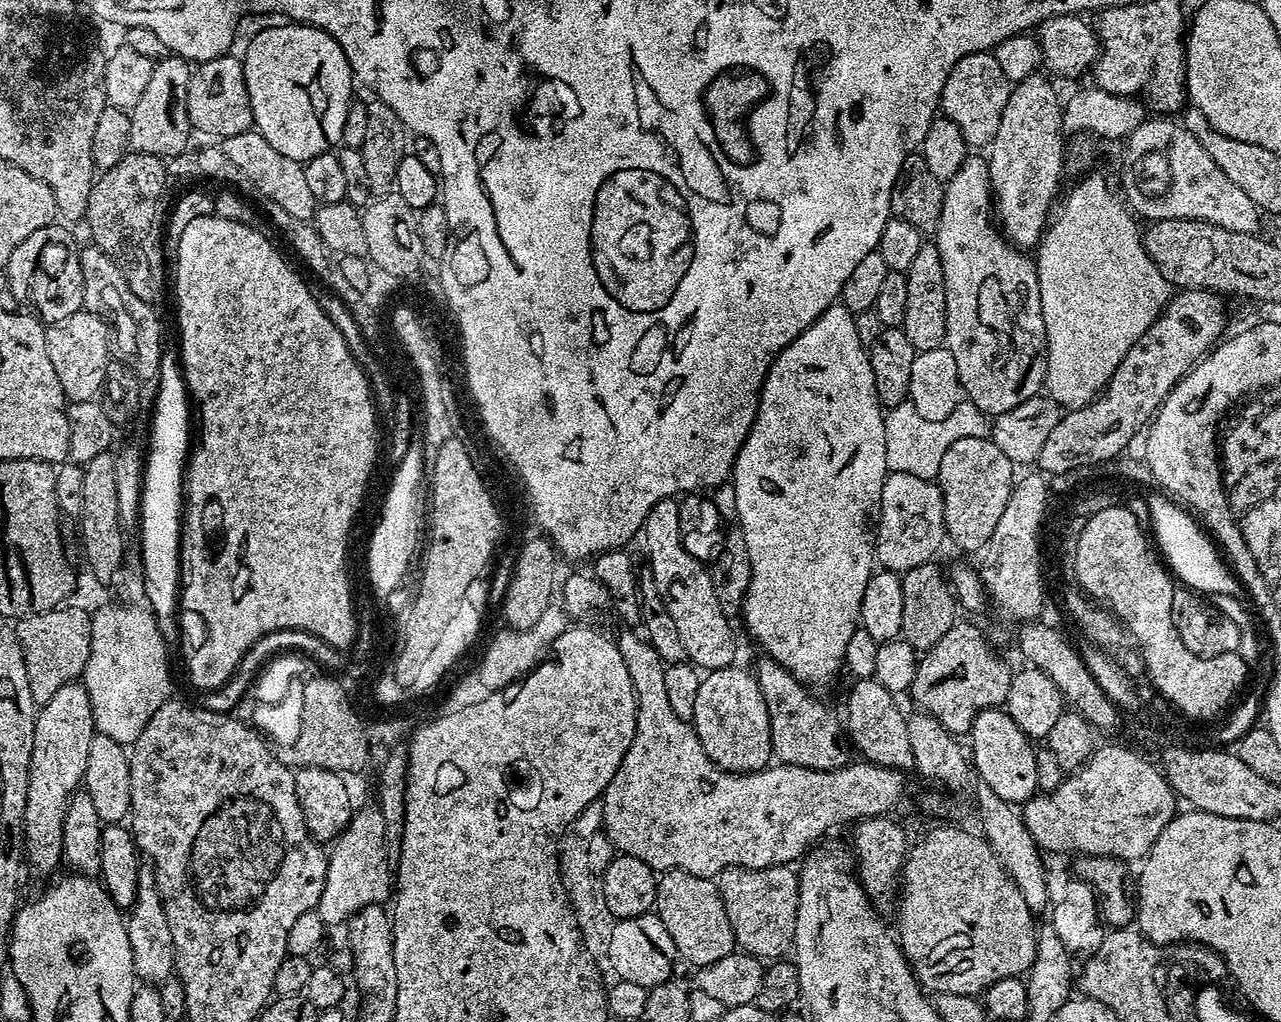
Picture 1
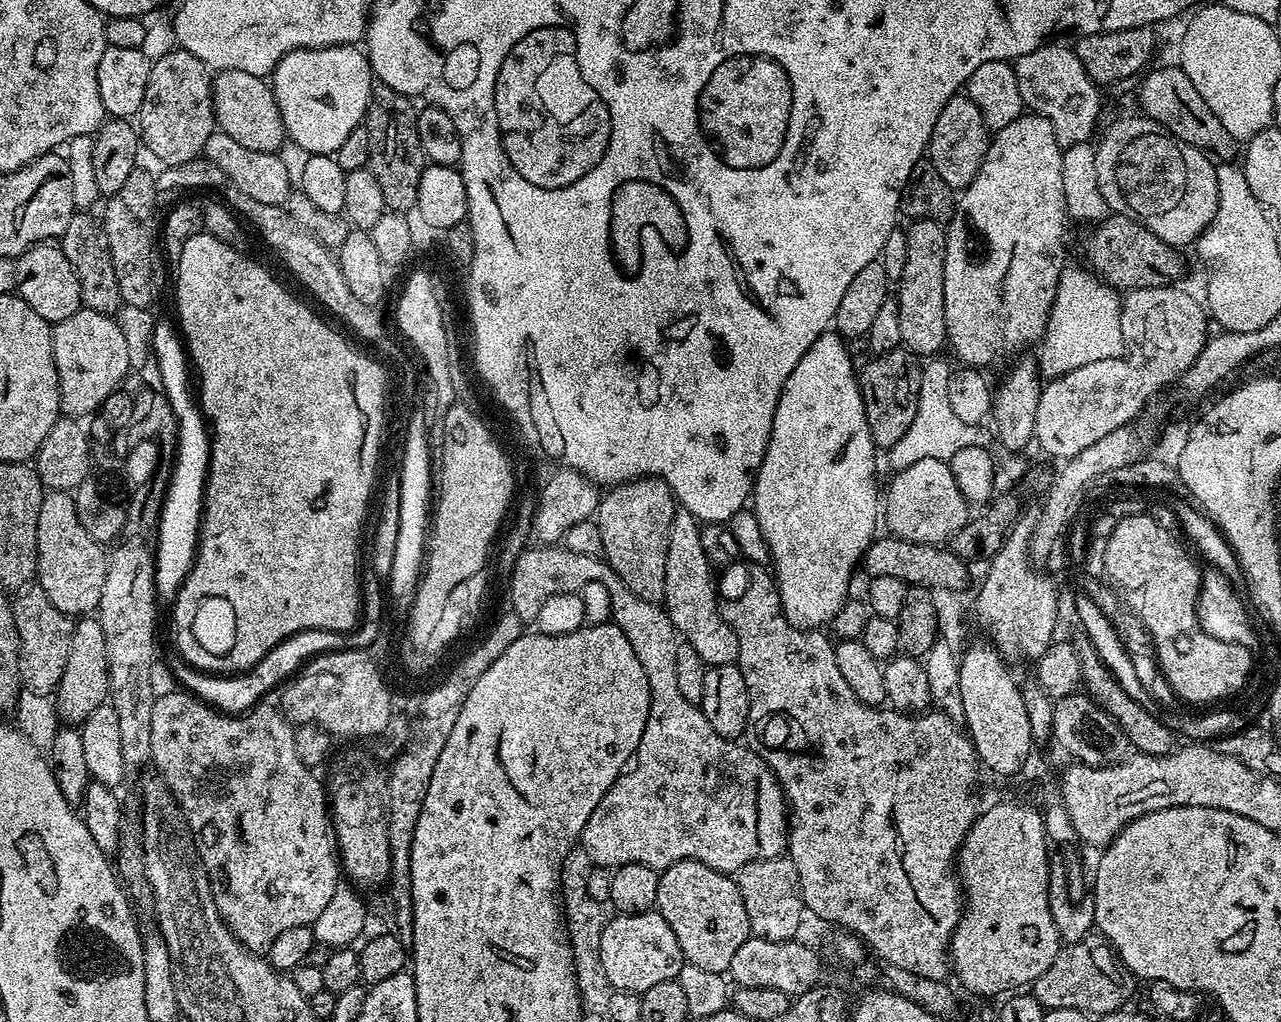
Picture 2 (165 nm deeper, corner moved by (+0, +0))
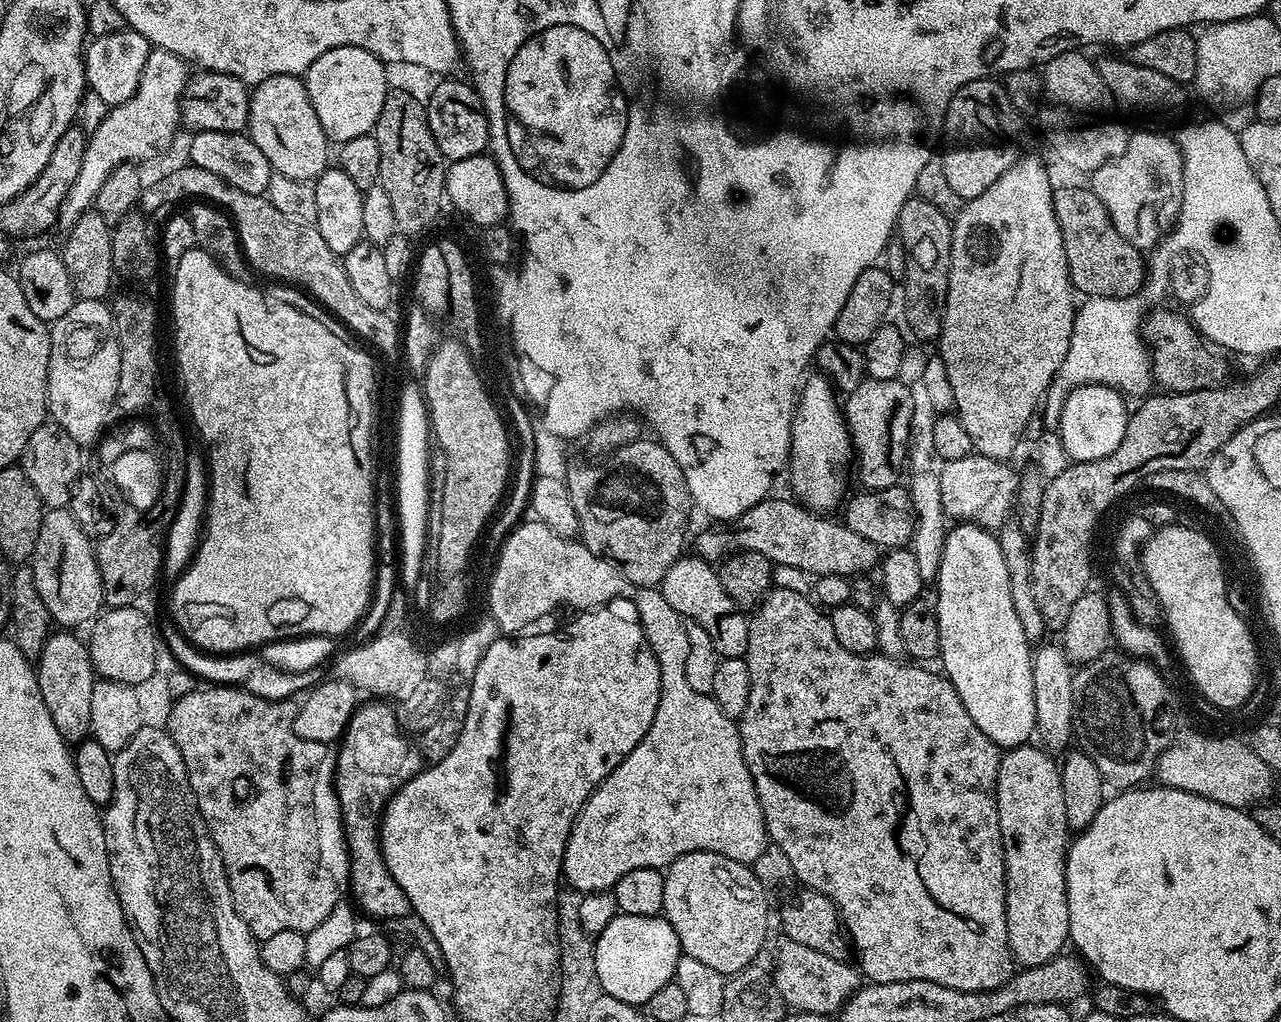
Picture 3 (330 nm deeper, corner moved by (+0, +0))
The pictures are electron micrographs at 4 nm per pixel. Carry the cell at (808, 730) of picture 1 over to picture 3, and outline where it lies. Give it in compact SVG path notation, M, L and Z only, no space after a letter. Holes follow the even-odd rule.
M773 587L772 591L764 597L764 600L751 613L748 622L748 669L750 670L750 702L746 702L746 710L738 718L738 731L742 750L744 751L744 761L752 775L752 781L758 794L758 802L762 806L764 815L764 825L768 831L768 839L789 858L793 866L793 874L797 881L806 888L813 888L826 898L834 902L834 906L840 911L842 927L854 949L854 956L857 956L858 967L871 983L885 984L886 982L906 982L907 980L925 980L926 982L938 982L938 986L950 986L954 990L966 990L967 992L989 992L995 988L1001 988L1005 982L1014 974L1014 961L1012 952L1008 949L1008 923L1006 922L1006 866L1004 865L1004 843L1000 833L1000 815L998 814L998 802L996 801L998 774L1000 773L1000 758L1002 749L982 730L974 726L974 718L962 706L962 698L954 690L954 686L949 682L947 676L939 671L931 672L931 667L921 666L916 662L907 662L900 658L882 656L879 654L865 654L863 652L851 652L846 650L834 638L834 626L831 619L807 595L795 593L793 590Z

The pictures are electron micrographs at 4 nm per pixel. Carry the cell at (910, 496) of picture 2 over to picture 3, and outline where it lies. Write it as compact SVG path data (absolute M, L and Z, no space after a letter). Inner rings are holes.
M977 454L949 460L940 468L941 498L944 513L956 522L979 524L981 528L999 530L1009 523L1017 507L1020 477L1011 463Z

